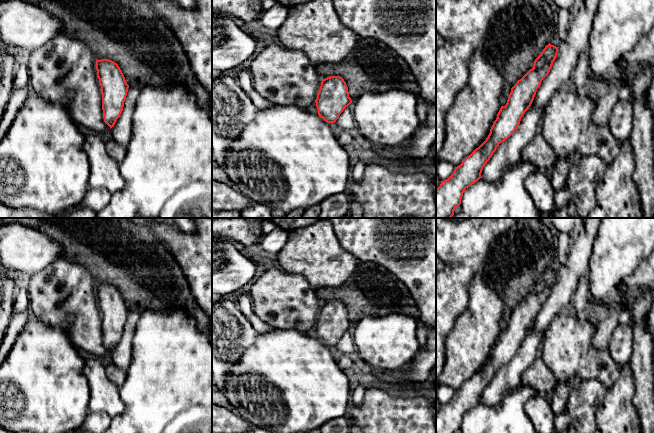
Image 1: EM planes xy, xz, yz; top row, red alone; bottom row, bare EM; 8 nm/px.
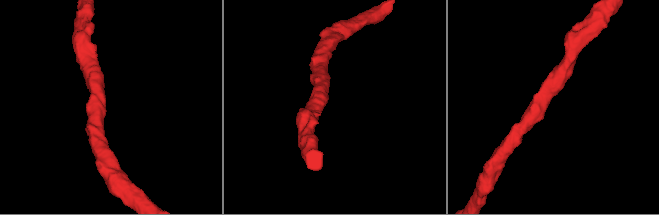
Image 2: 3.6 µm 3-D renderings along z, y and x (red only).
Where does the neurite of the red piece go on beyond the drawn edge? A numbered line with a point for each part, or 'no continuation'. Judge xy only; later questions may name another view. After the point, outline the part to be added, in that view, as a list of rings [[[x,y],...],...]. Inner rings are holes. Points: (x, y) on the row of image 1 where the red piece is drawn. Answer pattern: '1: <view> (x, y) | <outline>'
no continuation

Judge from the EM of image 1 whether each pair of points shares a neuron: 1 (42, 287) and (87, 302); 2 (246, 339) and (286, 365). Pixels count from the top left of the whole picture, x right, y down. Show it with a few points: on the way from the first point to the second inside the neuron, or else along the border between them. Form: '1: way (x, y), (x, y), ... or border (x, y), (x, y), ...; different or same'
1: way (53, 292), (71, 292), (76, 297); same
2: border (259, 333), (256, 340), (237, 360); different

